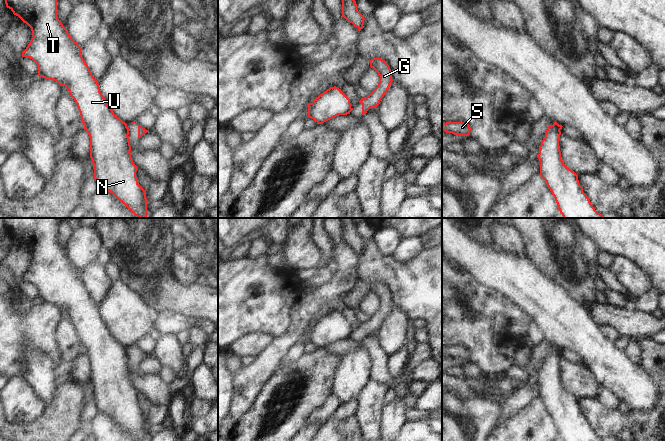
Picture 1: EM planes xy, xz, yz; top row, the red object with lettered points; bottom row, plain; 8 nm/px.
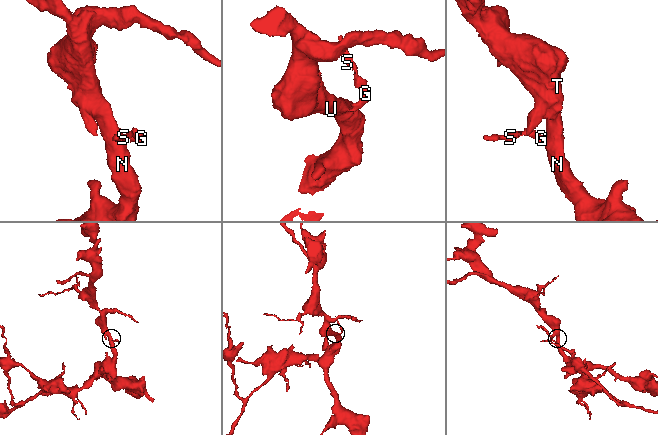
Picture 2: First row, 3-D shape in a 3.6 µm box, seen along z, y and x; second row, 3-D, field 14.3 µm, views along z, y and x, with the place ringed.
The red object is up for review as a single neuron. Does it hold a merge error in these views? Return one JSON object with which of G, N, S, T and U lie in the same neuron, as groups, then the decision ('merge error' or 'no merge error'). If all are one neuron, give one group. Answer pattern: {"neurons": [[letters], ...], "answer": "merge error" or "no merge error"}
{"neurons": [["G", "S"], ["N", "T", "U"]], "answer": "merge error"}

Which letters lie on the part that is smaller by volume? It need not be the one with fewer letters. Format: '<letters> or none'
G, S.

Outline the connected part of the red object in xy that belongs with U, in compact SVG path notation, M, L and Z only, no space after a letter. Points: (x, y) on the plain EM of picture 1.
M59 218L1 219L6 231L31 252L33 261L22 276L22 281L30 282L37 288L39 301L54 304L60 310L65 310L77 328L84 353L90 361L90 382L98 412L112 417L135 440L147 441L148 424L146 415L138 408L136 401L138 392L131 381L127 348L108 330L100 316L98 305L81 279L81 271L57 242Z

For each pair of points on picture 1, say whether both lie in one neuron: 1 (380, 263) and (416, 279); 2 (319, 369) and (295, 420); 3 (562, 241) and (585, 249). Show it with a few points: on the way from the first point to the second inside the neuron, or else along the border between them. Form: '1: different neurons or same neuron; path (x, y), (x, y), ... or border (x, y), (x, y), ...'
1: same neuron; path (389, 271), (403, 279), (407, 279)
2: same neuron; path (312, 382), (308, 389), (308, 394), (299, 407)
3: same neuron; path (568, 247), (570, 249), (579, 249)

